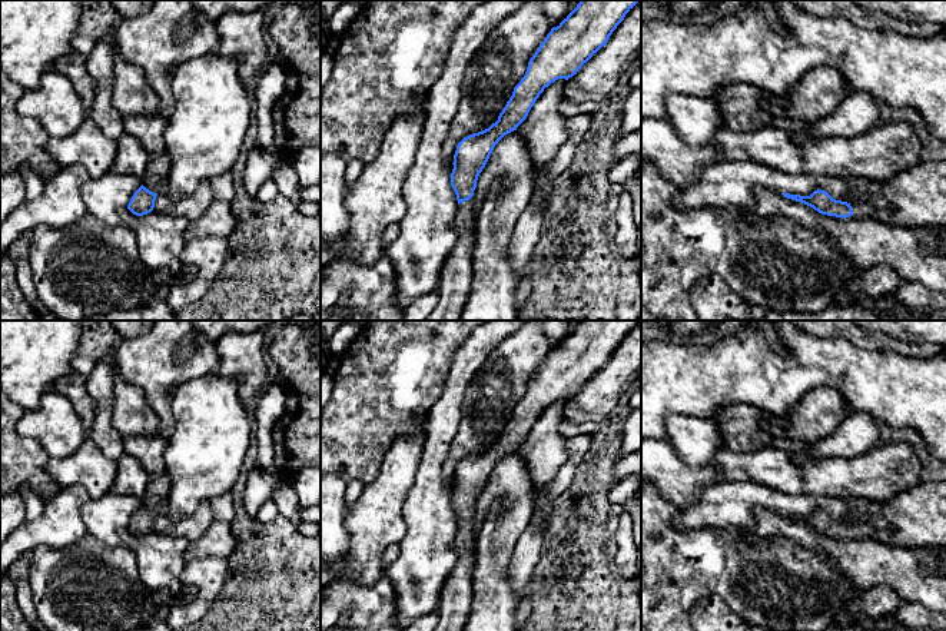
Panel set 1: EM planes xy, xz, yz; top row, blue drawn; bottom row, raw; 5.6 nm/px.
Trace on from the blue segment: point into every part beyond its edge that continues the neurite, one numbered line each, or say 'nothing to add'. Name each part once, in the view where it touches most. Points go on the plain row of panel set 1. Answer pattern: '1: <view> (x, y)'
1: xy (156, 494)

